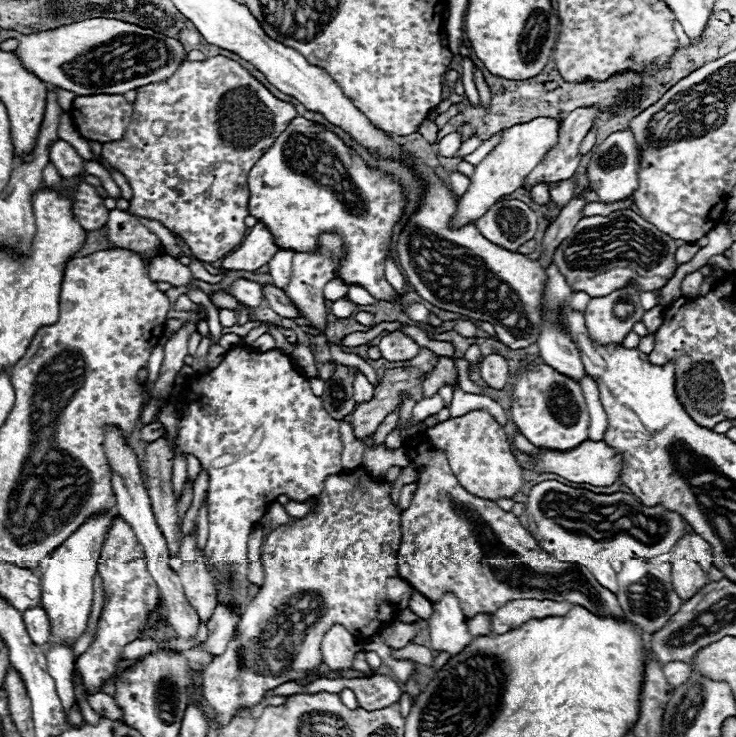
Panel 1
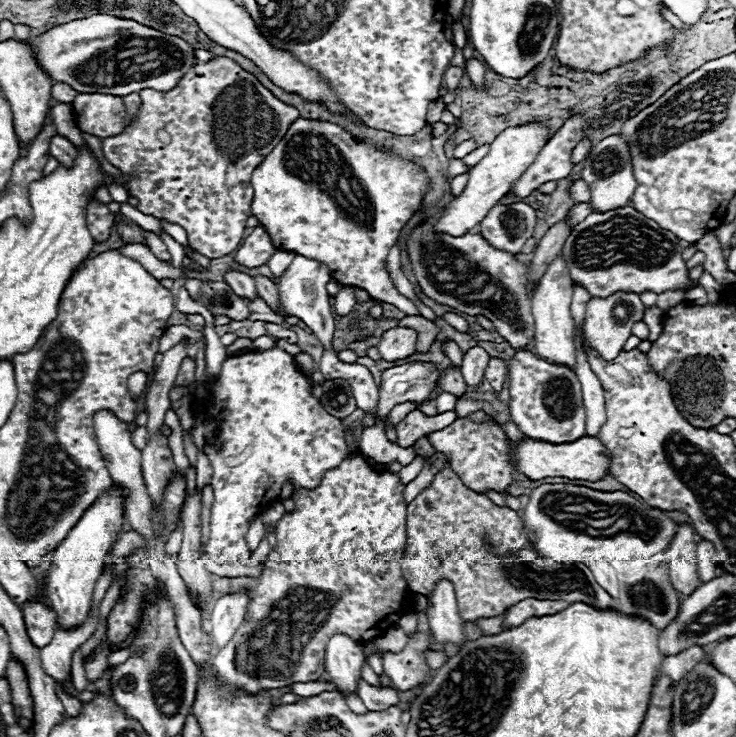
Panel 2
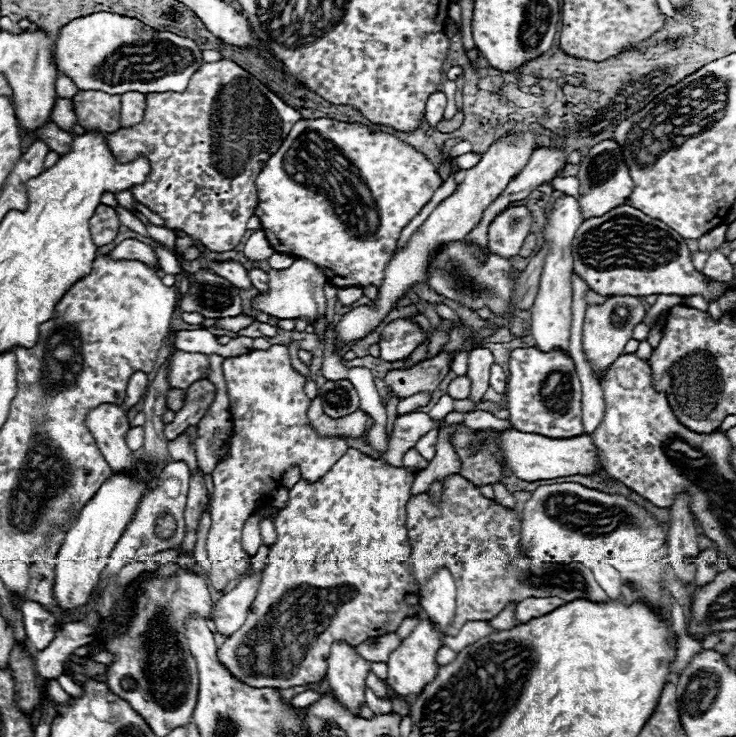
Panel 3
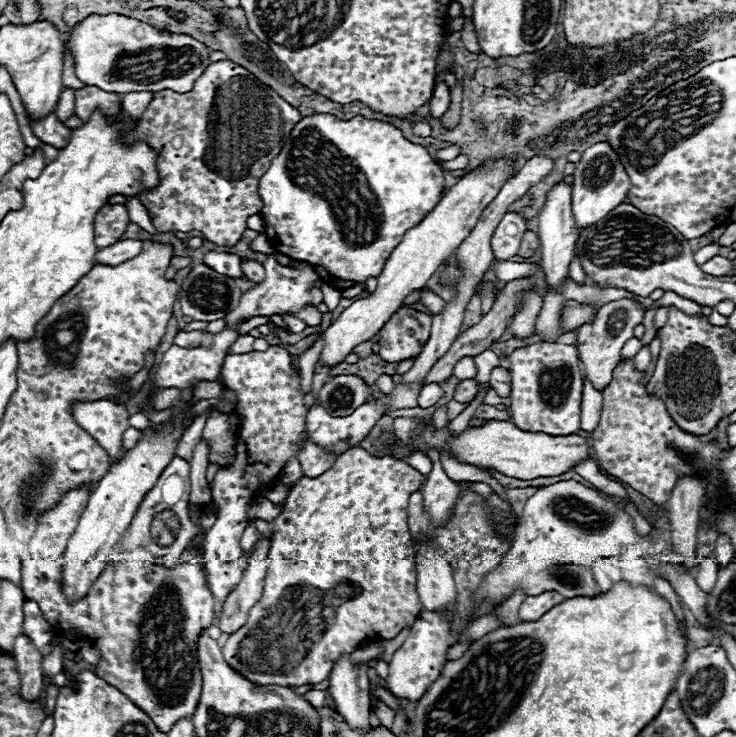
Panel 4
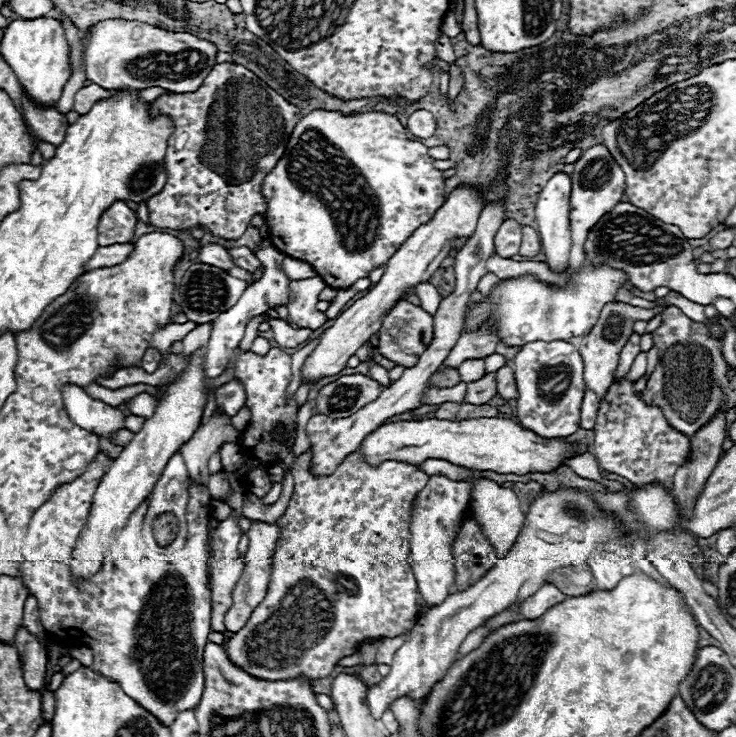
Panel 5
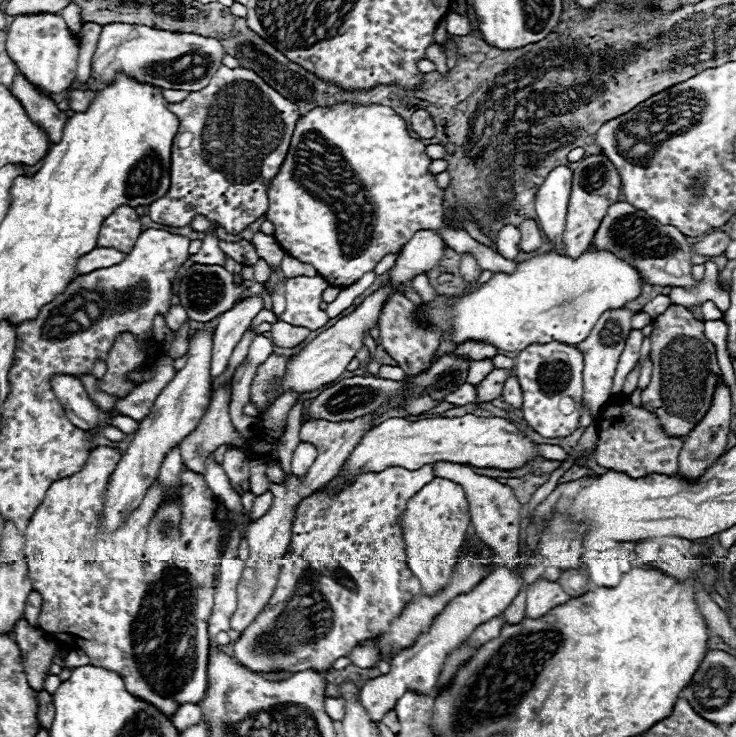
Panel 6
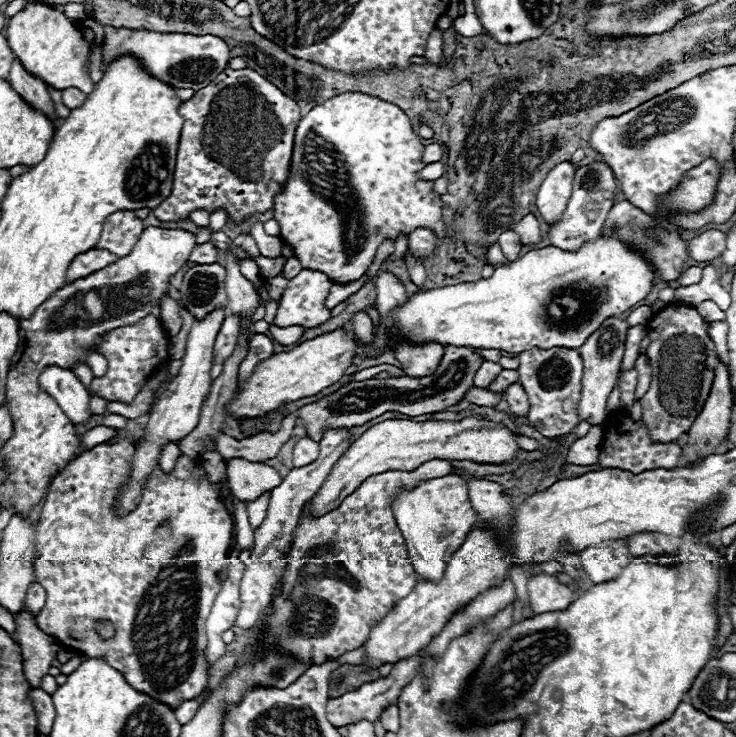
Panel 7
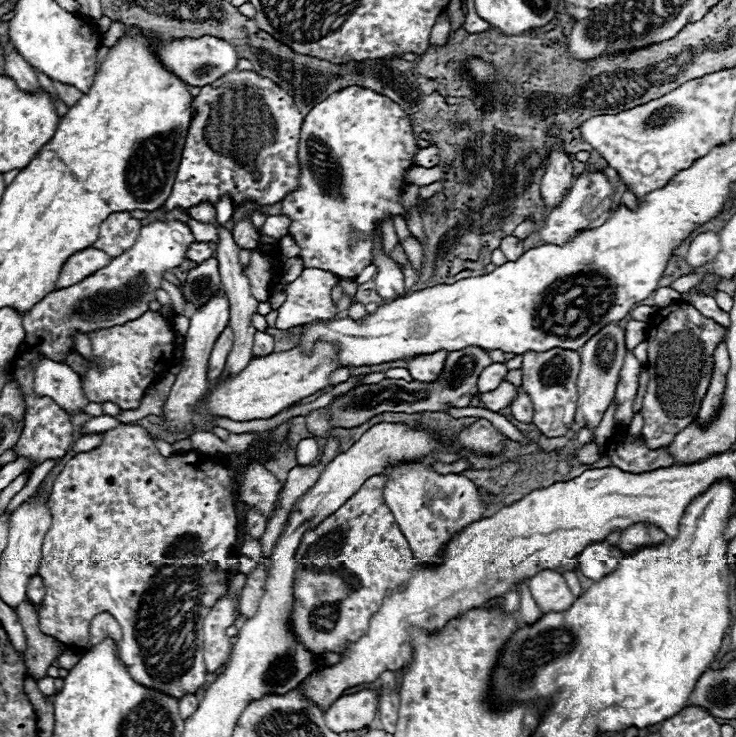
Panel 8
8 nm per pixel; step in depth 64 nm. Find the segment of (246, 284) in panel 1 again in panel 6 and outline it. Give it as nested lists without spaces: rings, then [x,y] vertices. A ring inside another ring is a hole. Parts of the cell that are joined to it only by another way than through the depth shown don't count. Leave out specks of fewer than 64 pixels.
[[[212,234],[212,236],[206,236],[204,242],[202,242],[202,250],[194,256],[190,256],[194,262],[198,264],[218,264],[218,266],[224,266],[226,262],[226,254],[220,250],[218,246],[218,238]]]

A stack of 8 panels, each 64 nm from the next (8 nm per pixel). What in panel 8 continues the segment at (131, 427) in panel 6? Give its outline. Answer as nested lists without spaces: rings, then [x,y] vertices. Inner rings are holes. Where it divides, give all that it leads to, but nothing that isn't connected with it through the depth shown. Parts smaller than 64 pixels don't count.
[[[98,416],[98,418],[92,418],[90,422],[86,422],[82,434],[86,434],[86,432],[106,432],[106,430],[116,428],[118,424],[122,424],[122,422],[116,420],[114,416]]]

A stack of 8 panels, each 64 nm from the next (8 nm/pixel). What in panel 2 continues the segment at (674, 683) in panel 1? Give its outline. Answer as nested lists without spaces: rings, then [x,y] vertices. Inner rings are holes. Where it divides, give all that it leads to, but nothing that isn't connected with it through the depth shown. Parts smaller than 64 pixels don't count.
[[[692,646],[678,656],[670,656],[662,662],[662,672],[672,680],[680,682],[700,660],[704,658],[704,650],[700,646]]]

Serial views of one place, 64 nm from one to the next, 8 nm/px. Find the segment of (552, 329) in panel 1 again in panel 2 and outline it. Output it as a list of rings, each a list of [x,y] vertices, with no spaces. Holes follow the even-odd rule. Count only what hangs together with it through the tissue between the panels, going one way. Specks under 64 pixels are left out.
[[[558,256],[544,276],[538,282],[534,300],[532,300],[532,314],[534,314],[534,346],[536,354],[542,360],[552,360],[554,364],[564,364],[566,368],[576,368],[576,346],[574,346],[574,322],[570,316],[570,300],[572,300],[572,280],[566,268],[566,262]]]

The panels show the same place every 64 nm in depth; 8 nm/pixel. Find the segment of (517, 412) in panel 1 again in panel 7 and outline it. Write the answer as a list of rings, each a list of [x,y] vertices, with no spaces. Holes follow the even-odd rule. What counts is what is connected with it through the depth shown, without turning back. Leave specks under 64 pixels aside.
[[[532,348],[518,354],[520,384],[528,396],[530,410],[528,422],[546,438],[556,438],[570,434],[578,418],[578,402],[582,392],[582,356],[574,348]]]

